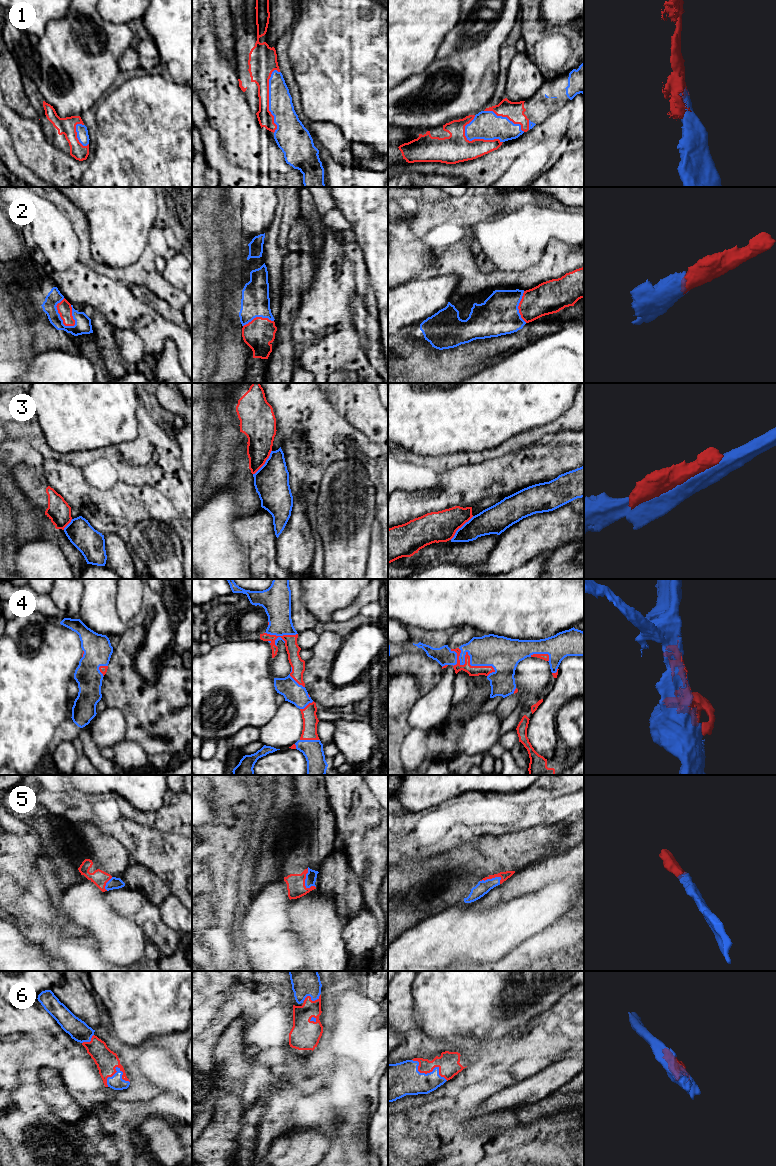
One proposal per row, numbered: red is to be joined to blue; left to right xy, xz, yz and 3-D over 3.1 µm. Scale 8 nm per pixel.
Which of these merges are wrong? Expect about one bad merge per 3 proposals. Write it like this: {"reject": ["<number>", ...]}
{"reject": ["3"]}

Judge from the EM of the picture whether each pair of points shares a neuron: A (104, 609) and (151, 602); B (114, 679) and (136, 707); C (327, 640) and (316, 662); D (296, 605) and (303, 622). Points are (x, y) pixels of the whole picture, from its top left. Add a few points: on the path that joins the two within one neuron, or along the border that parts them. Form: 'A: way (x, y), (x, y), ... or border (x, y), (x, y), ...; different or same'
A: way (116, 621), (119, 624), (130, 624), (142, 614); same
B: way (121, 686), (135, 700); same
C: way (327, 645), (321, 657); same
D: way (297, 609), (301, 618); same

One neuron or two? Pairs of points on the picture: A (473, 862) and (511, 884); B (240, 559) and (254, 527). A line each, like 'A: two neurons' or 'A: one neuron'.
A: two neurons
B: two neurons

